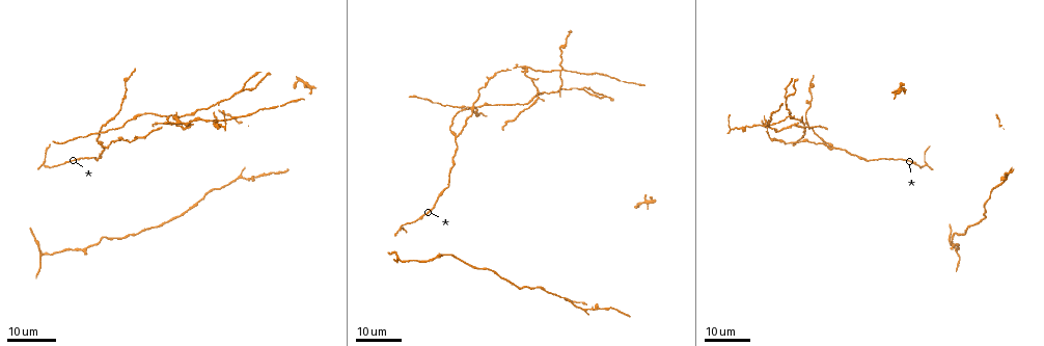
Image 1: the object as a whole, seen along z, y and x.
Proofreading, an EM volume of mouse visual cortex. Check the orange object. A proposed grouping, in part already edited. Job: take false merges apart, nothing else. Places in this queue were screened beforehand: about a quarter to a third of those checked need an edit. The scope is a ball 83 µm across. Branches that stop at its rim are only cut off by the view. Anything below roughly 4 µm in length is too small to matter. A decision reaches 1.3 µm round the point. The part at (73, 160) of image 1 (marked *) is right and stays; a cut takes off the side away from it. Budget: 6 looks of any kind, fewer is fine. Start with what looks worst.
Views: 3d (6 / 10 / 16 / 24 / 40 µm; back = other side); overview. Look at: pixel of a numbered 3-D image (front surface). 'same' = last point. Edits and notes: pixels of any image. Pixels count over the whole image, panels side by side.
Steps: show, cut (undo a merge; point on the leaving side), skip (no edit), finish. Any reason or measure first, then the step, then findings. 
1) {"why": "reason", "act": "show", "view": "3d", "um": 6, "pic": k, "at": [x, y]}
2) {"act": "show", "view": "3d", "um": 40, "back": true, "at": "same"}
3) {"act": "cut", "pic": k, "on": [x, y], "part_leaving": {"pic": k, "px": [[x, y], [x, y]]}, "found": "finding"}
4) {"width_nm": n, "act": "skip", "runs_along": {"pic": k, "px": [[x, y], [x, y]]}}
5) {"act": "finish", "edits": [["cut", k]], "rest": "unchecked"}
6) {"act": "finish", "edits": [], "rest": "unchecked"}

{"why": "arms run side by side", "act": "show", "view": "3d", "um": 24, "pic": 1, "at": [529, 66]}

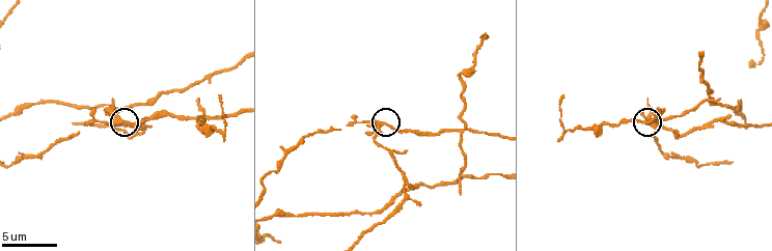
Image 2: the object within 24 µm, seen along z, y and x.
{"act": "show", "view": "3d", "um": 10, "pic": 2, "at": [378, 127]}

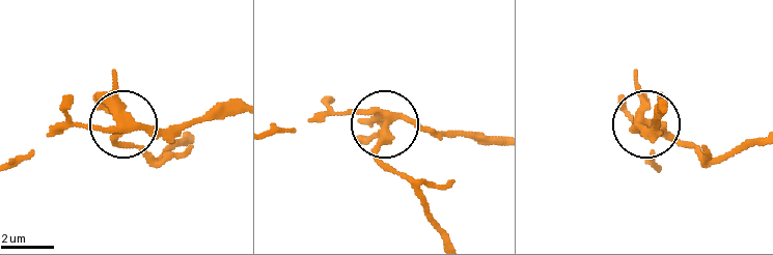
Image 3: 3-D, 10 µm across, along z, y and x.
{"arms": 5, "act": "cut", "pic": 3, "on": [106, 92], "part_leaving": {"pic": 3, "px": [[125, 128], [120, 141], [149, 159], [183, 136]]}, "found": "a second neuron is stuck on"}

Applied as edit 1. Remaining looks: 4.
{"why": "four arms meet", "act": "show", "view": "3d", "um": 10, "pic": 2, "at": [462, 133]}

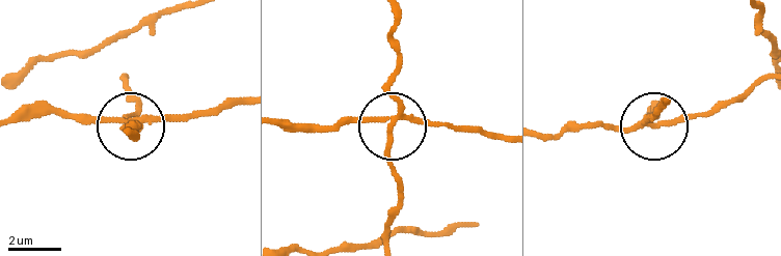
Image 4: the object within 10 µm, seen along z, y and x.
{"act": "cut", "pic": 4, "on": [384, 153], "part_leaving": {"pic": 4, "px": [[400, 116], [393, 19]]}, "found": "a second neuron is stuck on"}

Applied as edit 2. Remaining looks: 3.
{"why": "branch point", "act": "show", "view": "3d", "um": 24, "pic": 1, "at": [458, 113]}

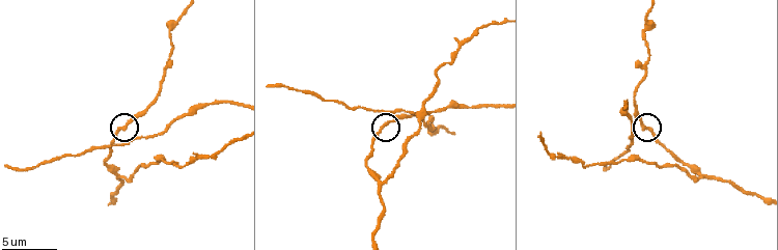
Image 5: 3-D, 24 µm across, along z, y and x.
{"act": "show", "view": "3d", "um": 6, "pic": 5, "at": [641, 128]}

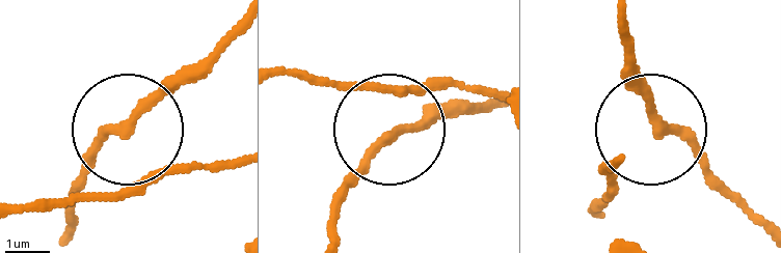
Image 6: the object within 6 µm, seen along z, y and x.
{"arms": 3, "act": "skip", "found": "continuous, no second neuron"}

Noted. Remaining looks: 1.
{"act": "finish", "edits": [["cut", 3], ["cut", 4]], "rest": "unchecked"}

